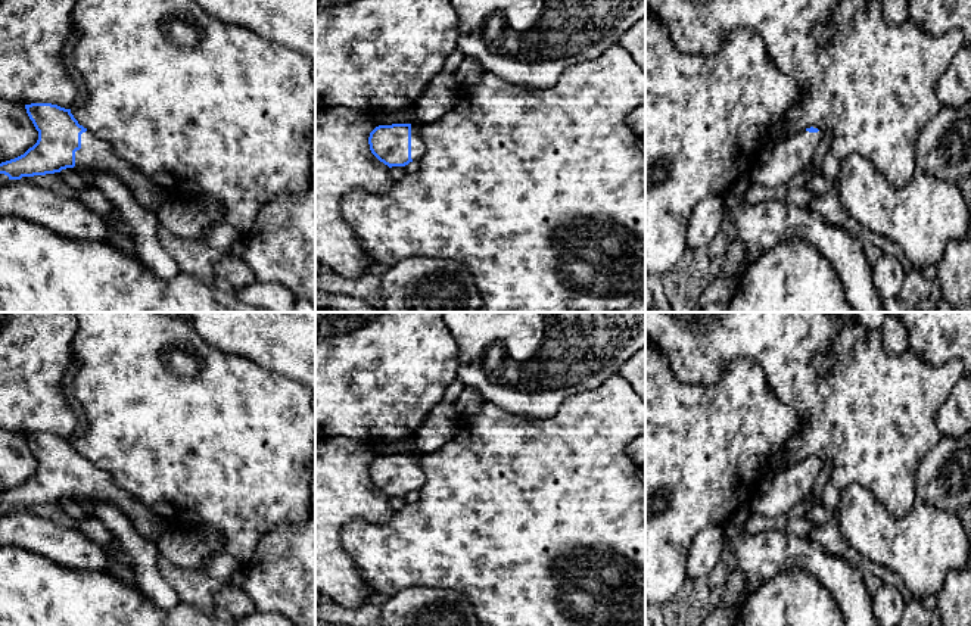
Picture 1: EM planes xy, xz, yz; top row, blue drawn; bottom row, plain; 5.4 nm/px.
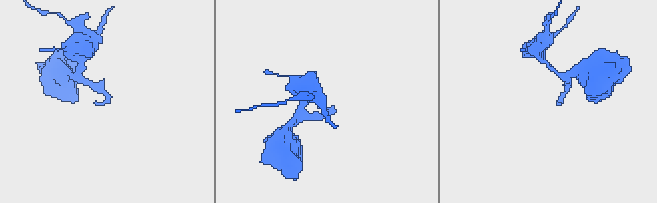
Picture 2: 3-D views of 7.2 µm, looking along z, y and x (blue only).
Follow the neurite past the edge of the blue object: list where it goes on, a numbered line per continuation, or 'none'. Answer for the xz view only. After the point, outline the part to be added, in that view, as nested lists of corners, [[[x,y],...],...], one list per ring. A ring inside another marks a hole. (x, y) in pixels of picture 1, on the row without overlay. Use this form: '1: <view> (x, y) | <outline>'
1: xz (417, 475) | [[[411,454],[411,489],[413,492],[418,490],[426,480],[426,474],[420,464],[420,457],[417,454]]]

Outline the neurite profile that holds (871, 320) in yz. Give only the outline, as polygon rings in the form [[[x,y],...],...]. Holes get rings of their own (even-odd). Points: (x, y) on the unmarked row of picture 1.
[[[843,312],[853,321],[871,330],[880,330],[888,312]]]

